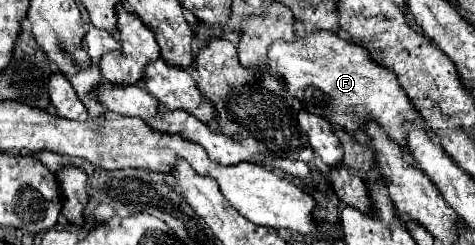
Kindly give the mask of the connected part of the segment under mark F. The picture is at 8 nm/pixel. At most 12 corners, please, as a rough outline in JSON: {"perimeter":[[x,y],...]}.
{"perimeter":[[333,31],[275,41],[289,95],[333,127],[427,123],[397,75]]}

